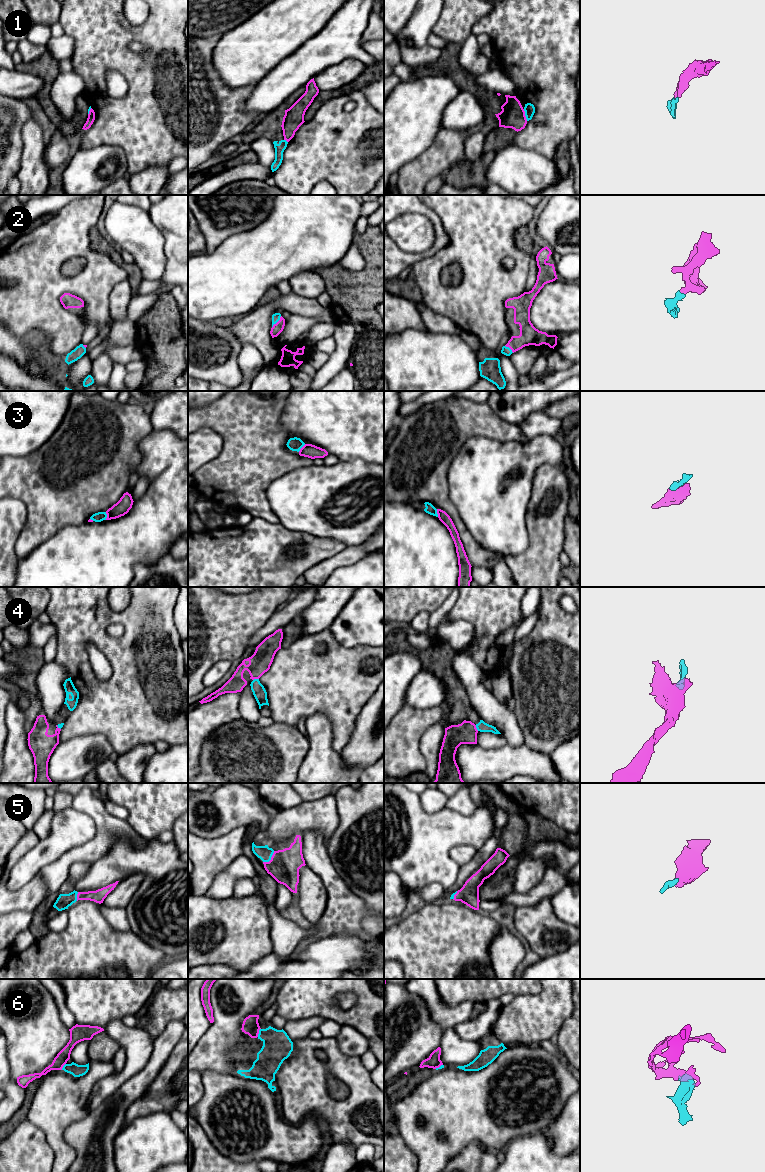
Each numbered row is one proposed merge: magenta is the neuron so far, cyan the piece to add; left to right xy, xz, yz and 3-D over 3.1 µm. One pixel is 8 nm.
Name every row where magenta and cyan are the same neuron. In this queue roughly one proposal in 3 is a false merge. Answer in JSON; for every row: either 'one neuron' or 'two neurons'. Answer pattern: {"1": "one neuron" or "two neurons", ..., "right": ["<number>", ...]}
{"1": "two neurons", "2": "one neuron", "3": "one neuron", "4": "two neurons", "5": "one neuron", "6": "two neurons", "right": ["2", "3", "5"]}

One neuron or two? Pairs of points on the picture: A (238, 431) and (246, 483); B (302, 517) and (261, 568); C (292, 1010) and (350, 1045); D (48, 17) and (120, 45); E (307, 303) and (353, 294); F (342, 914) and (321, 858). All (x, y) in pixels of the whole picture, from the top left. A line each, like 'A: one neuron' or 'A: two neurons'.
A: one neuron
B: two neurons
C: two neurons
D: two neurons
E: two neurons
F: one neuron

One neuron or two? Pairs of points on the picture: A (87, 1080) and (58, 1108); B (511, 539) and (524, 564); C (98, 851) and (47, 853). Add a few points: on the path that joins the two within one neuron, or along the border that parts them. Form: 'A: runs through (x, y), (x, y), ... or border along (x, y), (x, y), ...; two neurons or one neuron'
A: runs through (80, 1087), (65, 1101); one neuron
B: border along (527, 531), (528, 546), (504, 557); two neurons
C: border along (86, 842), (70, 848), (56, 860), (45, 865); two neurons

